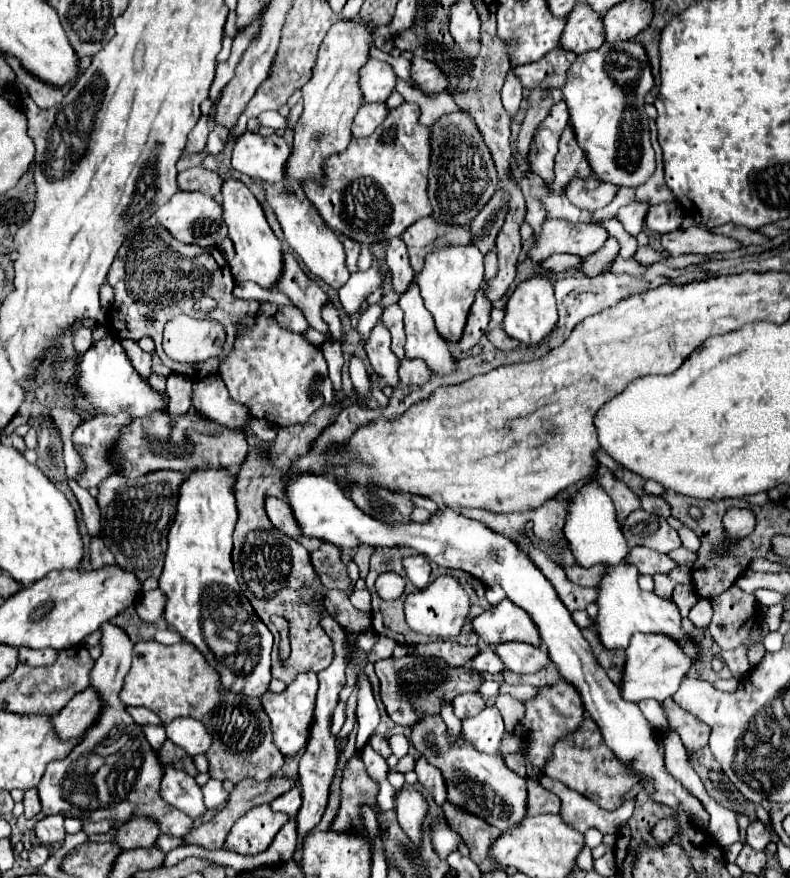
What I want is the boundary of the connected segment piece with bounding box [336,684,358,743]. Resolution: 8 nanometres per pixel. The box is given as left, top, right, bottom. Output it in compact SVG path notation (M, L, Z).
M356 684L353 688L353 692L348 698L346 704L346 720L341 729L341 731L336 736L337 743L340 743L342 739L345 739L349 736L352 731L354 725L356 724L356 707L358 701L358 684Z

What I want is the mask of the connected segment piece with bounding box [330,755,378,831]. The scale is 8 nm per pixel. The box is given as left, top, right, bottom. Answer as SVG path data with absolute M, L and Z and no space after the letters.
M354 755L344 769L342 805L340 805L340 813L334 819L330 829L346 831L352 825L360 825L360 805L368 803L374 809L376 791L378 791L378 785L366 775L362 759L358 755Z

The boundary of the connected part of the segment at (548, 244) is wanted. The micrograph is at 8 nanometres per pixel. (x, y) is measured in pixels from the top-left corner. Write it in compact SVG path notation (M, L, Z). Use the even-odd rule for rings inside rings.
M546 219L542 225L542 237L530 249L530 259L544 261L554 253L570 253L570 255L590 255L596 253L604 241L608 239L608 231L600 223L570 223L566 219Z

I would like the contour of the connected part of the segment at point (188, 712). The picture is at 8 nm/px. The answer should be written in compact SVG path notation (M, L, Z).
M158 641L136 643L132 669L124 679L120 701L130 707L146 707L154 711L164 725L176 717L194 717L202 721L212 735L212 745L206 751L212 779L238 783L252 777L264 781L284 763L282 753L278 753L278 747L272 741L270 717L266 717L260 699L242 697L242 693L224 689L218 681L218 673L214 673L214 669L206 665L202 653L186 641L176 645L162 645Z

